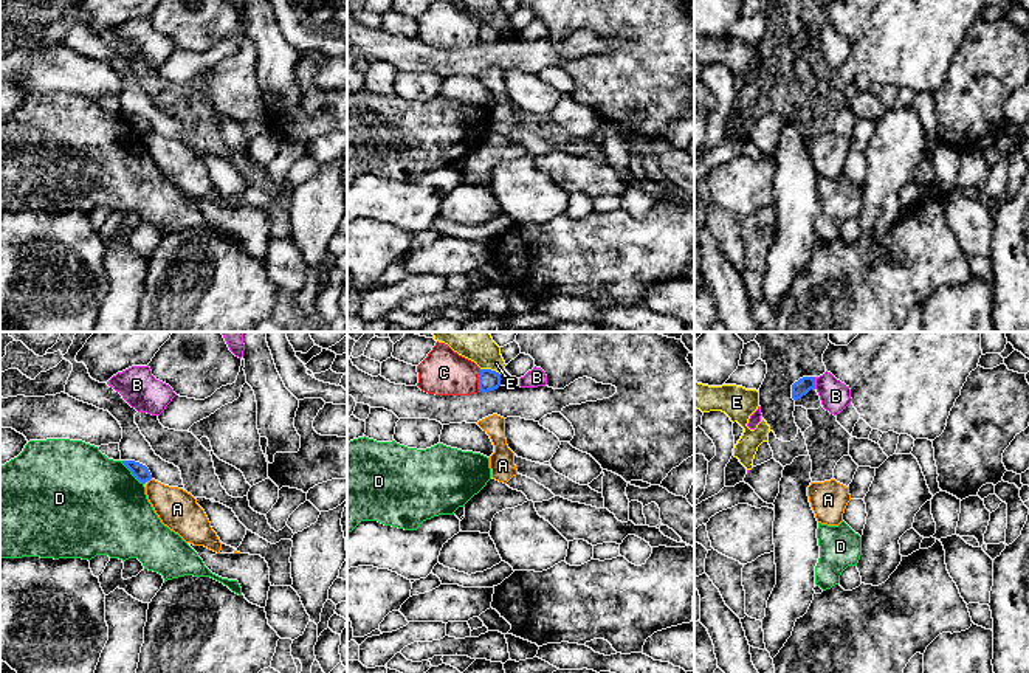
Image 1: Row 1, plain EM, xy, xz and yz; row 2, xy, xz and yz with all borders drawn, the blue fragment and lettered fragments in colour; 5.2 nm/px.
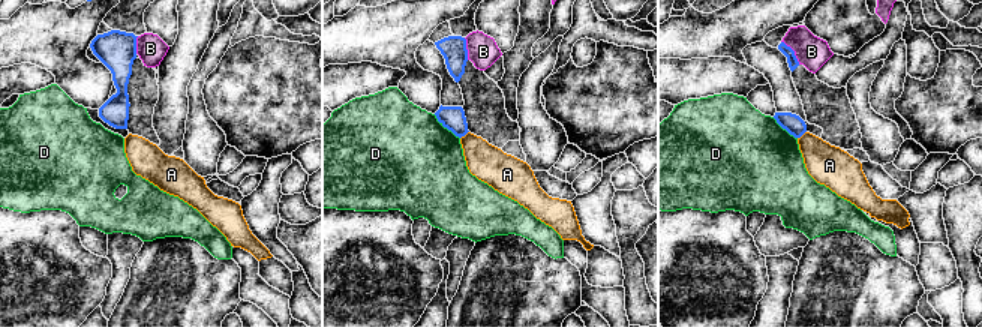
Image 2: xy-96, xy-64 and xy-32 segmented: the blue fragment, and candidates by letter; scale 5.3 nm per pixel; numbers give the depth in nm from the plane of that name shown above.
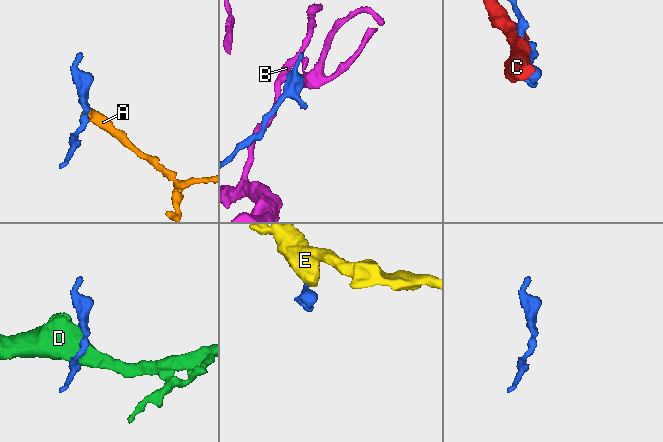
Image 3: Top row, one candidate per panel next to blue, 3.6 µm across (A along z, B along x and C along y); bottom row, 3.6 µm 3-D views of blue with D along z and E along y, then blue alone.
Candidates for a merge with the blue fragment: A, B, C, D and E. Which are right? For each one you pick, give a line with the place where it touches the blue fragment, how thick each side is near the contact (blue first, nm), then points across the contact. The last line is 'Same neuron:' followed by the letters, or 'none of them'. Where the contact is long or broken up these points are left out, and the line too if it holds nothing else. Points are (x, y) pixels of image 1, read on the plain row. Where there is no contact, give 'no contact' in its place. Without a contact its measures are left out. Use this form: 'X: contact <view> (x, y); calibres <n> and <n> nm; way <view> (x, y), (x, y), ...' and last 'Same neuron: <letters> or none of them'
Same neuron: none of them

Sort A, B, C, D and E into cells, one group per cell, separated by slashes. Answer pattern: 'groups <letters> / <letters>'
groups A C / B / D / E

